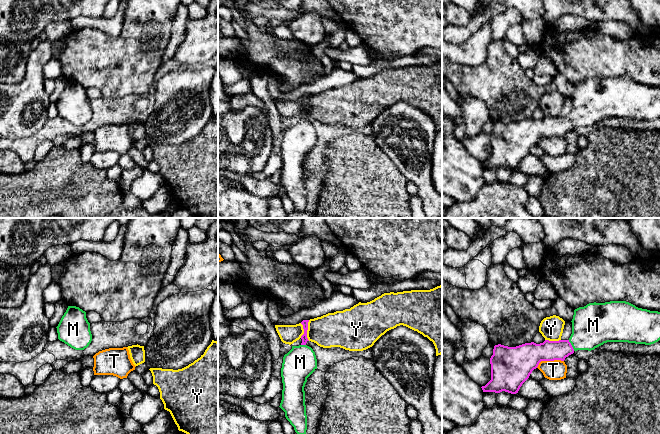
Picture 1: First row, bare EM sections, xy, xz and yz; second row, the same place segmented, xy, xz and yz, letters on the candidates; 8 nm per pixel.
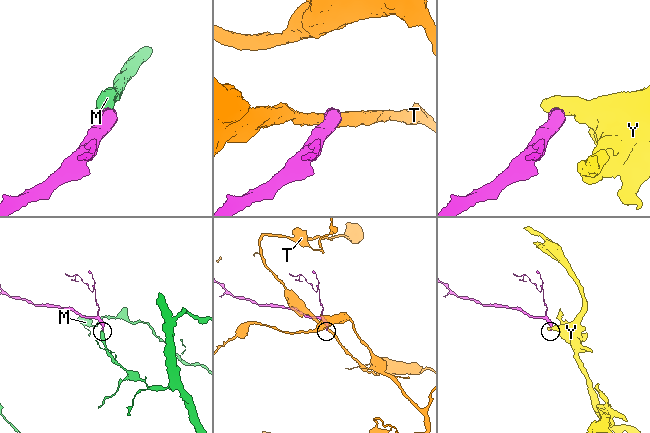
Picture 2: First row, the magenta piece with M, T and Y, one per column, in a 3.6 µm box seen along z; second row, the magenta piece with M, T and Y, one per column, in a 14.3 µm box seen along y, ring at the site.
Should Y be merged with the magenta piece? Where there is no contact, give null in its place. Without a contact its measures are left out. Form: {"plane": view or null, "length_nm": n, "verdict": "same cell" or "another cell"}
{"plane": "xz", "length_nm": 170, "verdict": "another cell"}

